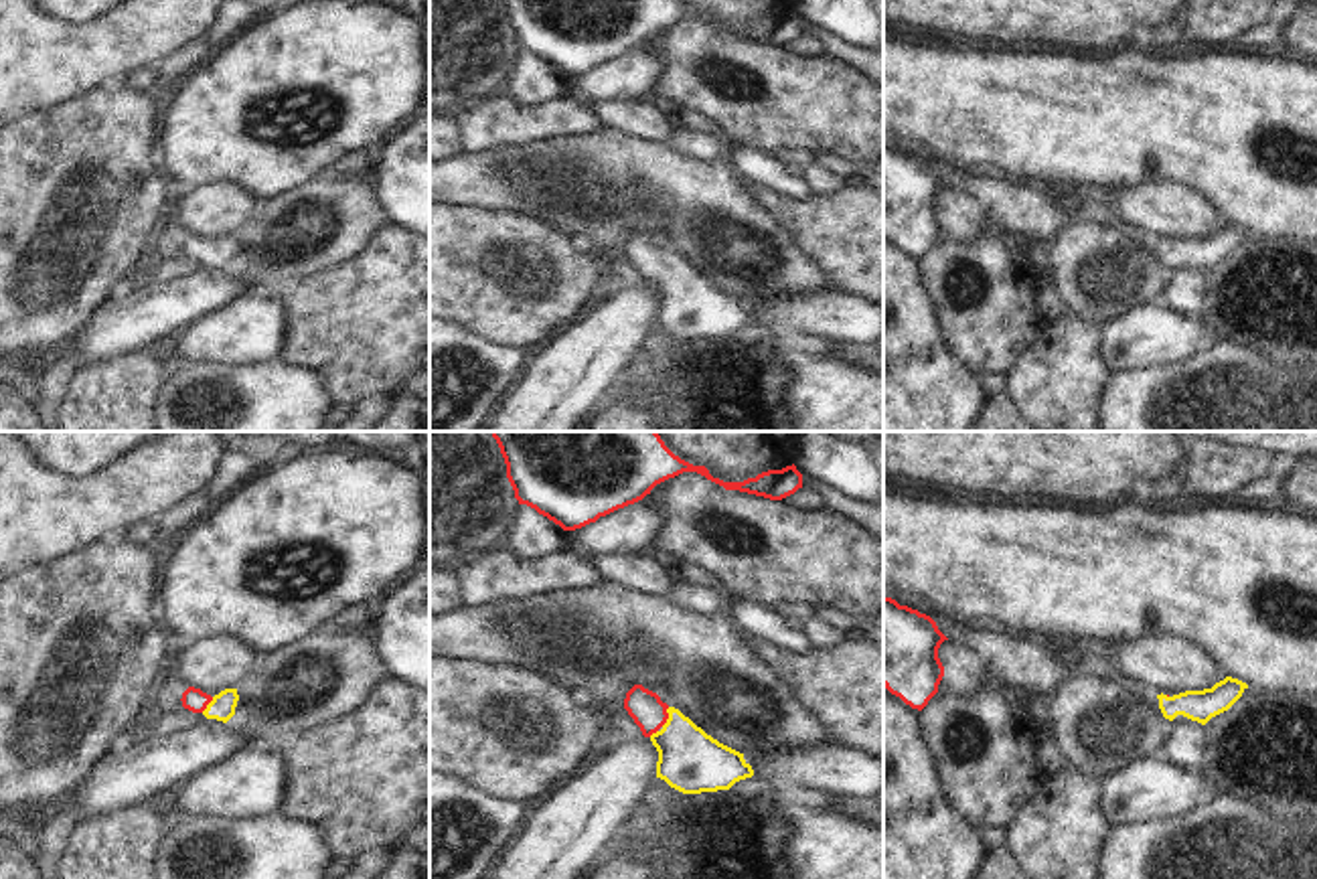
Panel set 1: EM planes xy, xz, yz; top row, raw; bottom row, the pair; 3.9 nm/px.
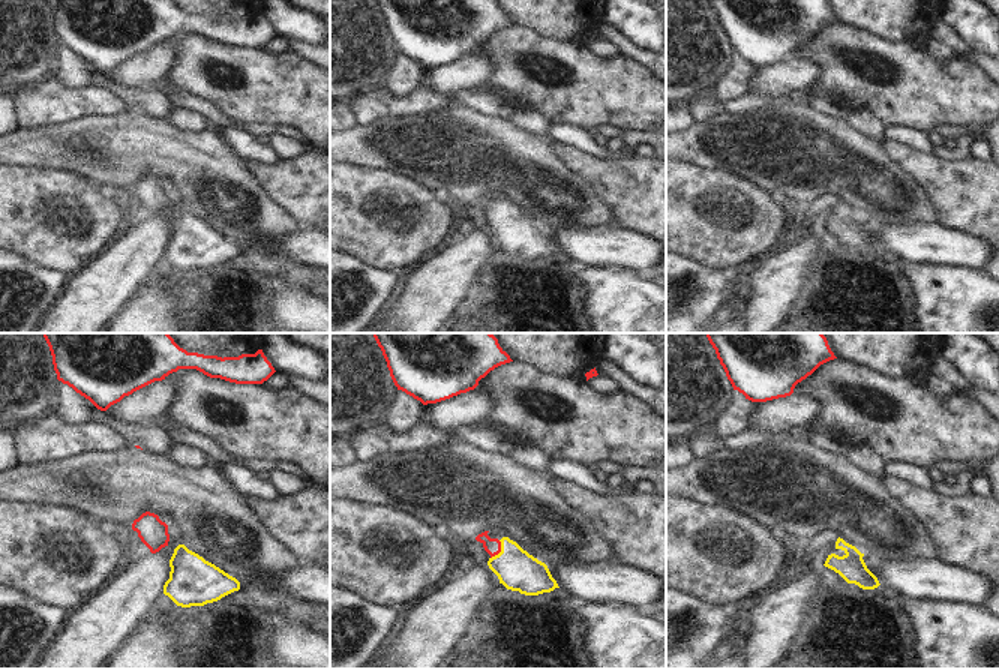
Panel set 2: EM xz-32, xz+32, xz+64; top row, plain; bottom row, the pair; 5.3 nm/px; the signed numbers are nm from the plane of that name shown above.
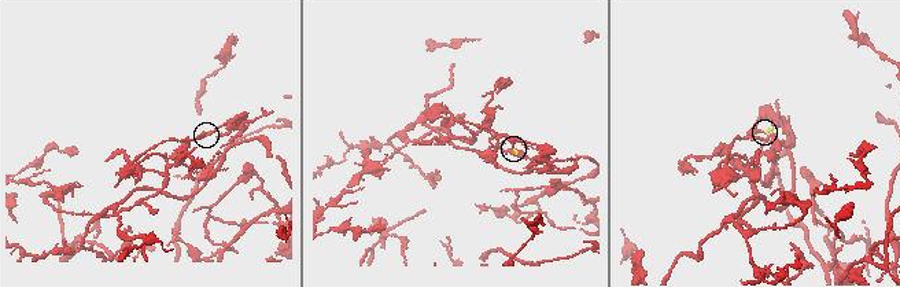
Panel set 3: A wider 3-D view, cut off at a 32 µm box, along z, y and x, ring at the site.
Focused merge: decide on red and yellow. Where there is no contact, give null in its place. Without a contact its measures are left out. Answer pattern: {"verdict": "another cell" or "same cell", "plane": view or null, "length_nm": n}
{"verdict": "same cell", "plane": "xz", "length_nm": 90}

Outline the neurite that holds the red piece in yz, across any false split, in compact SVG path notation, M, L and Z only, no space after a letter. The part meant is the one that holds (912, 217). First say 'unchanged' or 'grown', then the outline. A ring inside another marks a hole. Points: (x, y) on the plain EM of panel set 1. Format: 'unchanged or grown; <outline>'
unchanged; M883 144L883 233L922 257L944 223L938 205L944 186L930 162Z

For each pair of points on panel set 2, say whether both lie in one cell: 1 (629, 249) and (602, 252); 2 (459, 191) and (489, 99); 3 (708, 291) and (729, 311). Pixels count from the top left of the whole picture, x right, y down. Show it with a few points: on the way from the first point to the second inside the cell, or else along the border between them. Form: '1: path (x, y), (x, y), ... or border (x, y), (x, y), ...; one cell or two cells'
1: path (623, 249), (608, 251); one cell
2: border (453, 96), (480, 113), (507, 120); two cells
3: border (719, 270), (726, 285), (708, 317); two cells

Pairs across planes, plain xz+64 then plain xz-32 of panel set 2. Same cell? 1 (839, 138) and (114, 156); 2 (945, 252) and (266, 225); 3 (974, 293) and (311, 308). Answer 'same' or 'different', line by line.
1: same
2: different
3: same

